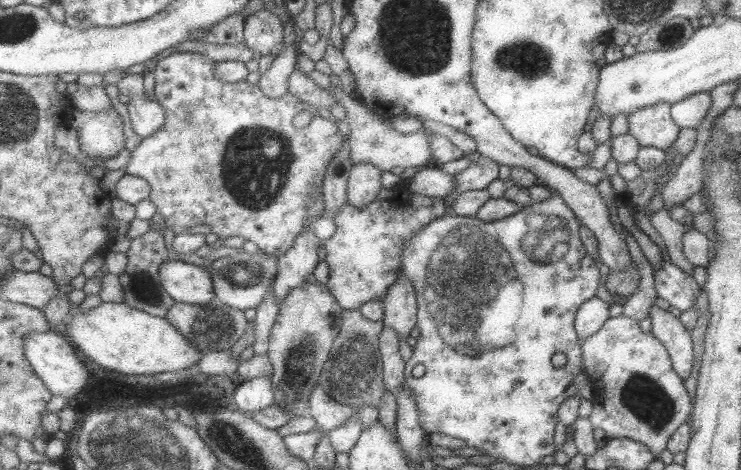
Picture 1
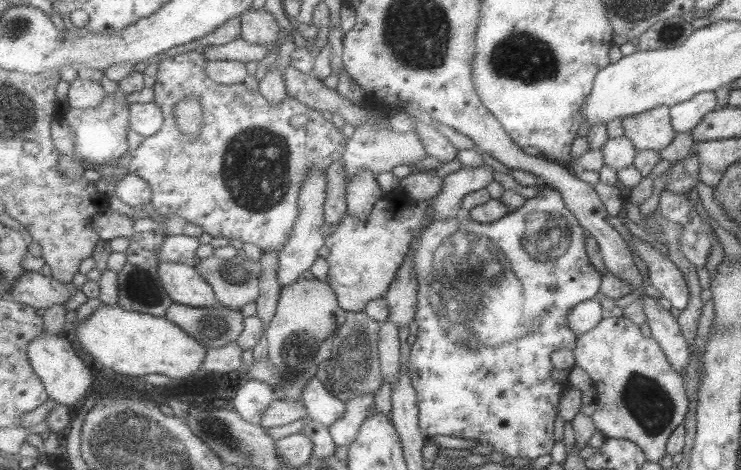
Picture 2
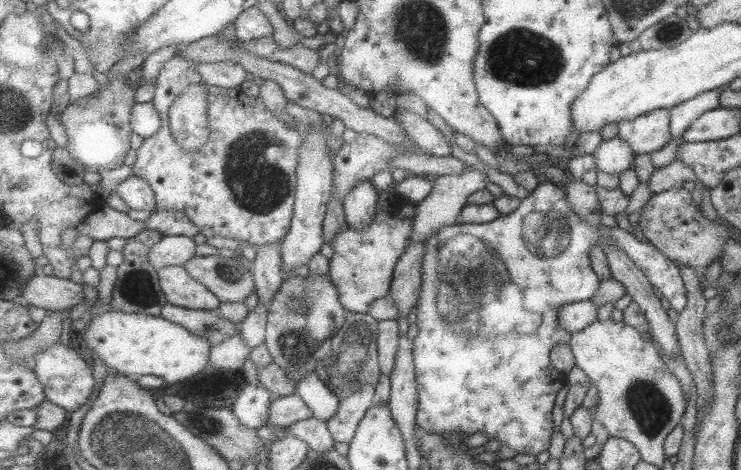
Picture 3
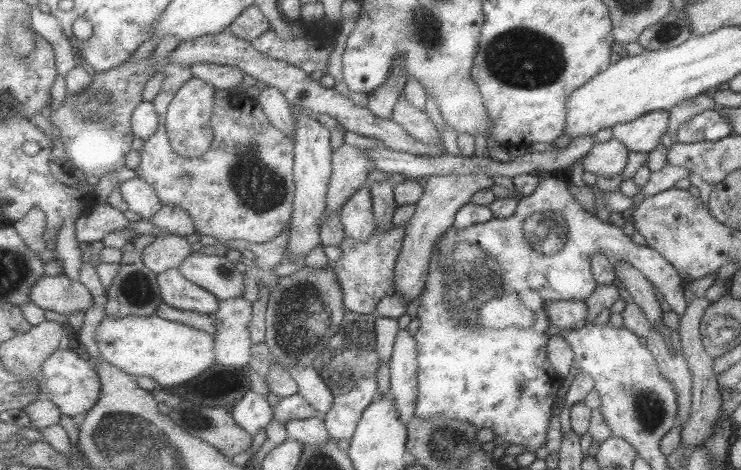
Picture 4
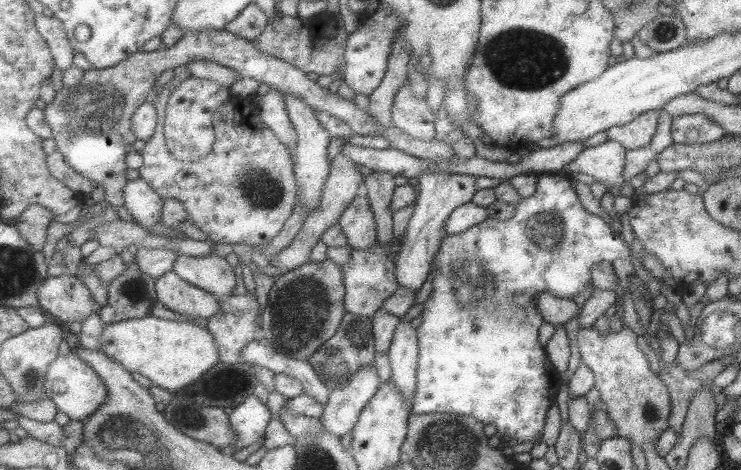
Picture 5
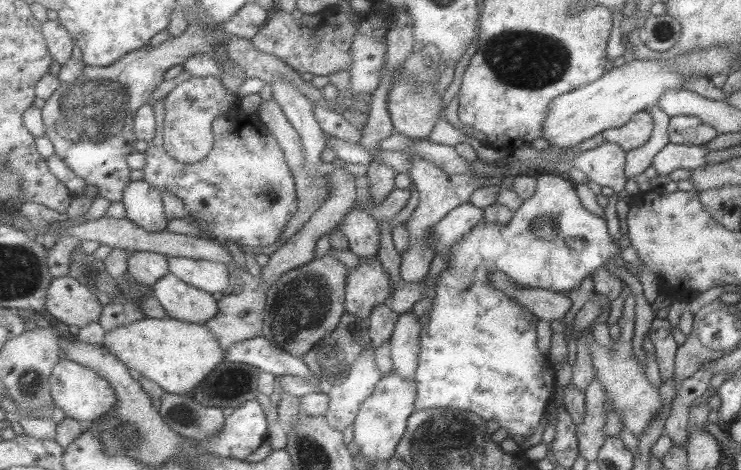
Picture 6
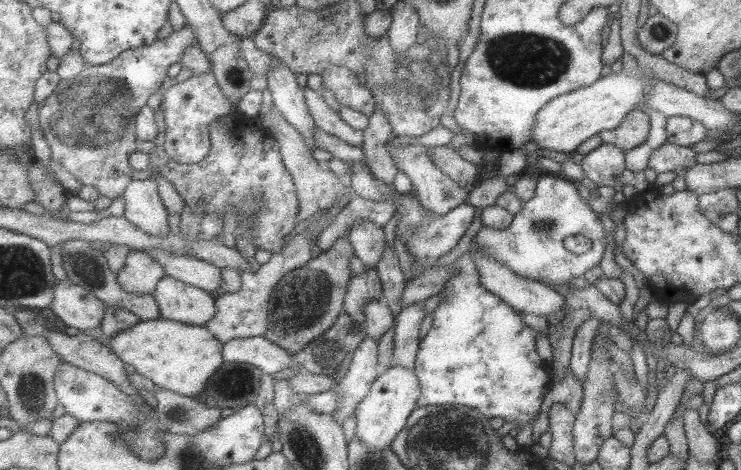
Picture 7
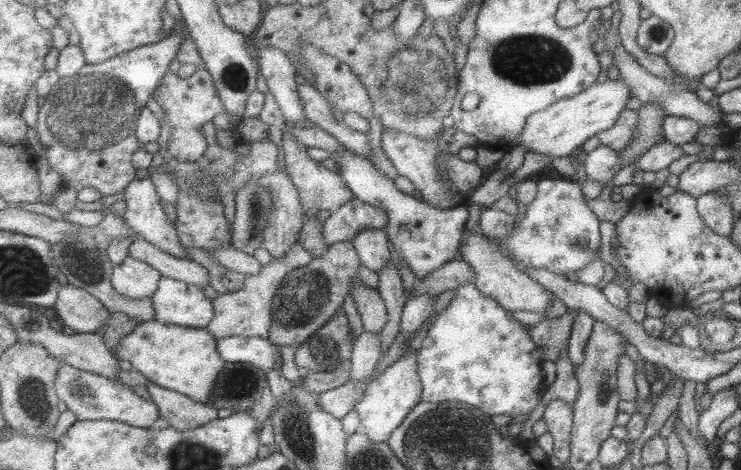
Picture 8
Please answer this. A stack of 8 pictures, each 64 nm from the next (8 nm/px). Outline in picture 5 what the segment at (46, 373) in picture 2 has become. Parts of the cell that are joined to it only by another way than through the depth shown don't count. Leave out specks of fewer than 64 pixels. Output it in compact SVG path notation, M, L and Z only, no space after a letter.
M73 351L60 356L50 367L46 380L46 394L69 418L85 423L108 401L108 386L102 376Z

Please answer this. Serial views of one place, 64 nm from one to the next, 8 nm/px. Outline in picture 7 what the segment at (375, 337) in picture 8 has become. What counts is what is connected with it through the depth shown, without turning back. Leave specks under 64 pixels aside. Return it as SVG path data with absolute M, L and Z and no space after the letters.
M362 334L363 342L357 348L348 373L333 388L339 391L342 402L332 414L338 423L345 422L358 409L359 403L370 393L372 384L382 374L379 362L379 344L375 338Z

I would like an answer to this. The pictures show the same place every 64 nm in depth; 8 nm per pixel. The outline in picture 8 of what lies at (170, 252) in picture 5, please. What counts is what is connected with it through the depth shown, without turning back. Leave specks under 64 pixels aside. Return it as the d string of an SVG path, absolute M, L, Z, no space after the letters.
M128 257L123 264L114 266L113 287L127 298L152 298L163 278L157 268L135 257Z

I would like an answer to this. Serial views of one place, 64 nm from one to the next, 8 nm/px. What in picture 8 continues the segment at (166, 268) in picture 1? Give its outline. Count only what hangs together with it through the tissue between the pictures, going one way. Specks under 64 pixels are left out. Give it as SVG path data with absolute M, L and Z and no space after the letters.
M164 277L152 299L156 319L163 324L206 328L215 318L213 293L195 284Z

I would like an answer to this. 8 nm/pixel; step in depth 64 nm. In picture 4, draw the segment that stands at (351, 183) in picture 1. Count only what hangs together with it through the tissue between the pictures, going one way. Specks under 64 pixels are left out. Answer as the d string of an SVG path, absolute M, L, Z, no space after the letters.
M369 186L359 188L341 212L341 223L346 235L361 243L371 240L378 228L374 206L374 194Z

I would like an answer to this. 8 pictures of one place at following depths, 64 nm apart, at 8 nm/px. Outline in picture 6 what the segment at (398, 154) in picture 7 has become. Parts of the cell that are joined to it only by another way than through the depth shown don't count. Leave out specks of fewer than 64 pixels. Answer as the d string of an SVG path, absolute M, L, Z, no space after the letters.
M408 153L410 167L408 168L408 176L410 182L415 186L417 196L419 197L416 208L406 221L406 229L409 233L409 244L407 251L401 253L399 264L399 278L401 282L409 282L409 284L417 284L425 279L430 263L435 256L433 249L429 247L429 230L433 230L433 226L439 223L439 220L446 216L453 208L459 207L459 204L469 203L469 198L476 188L487 185L499 185L503 176L493 175L485 177L483 175L449 175L437 168L432 162L417 158L417 154Z

